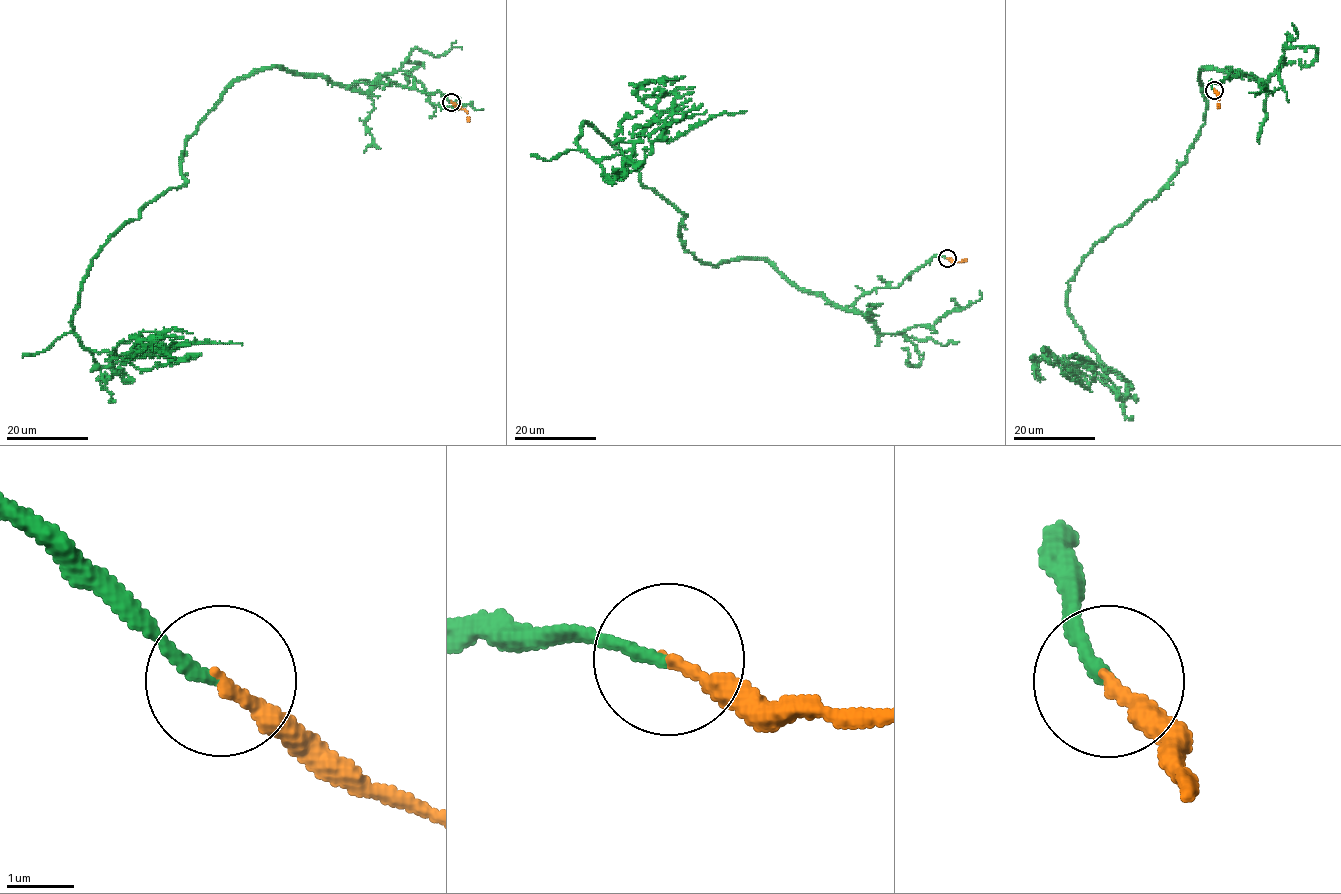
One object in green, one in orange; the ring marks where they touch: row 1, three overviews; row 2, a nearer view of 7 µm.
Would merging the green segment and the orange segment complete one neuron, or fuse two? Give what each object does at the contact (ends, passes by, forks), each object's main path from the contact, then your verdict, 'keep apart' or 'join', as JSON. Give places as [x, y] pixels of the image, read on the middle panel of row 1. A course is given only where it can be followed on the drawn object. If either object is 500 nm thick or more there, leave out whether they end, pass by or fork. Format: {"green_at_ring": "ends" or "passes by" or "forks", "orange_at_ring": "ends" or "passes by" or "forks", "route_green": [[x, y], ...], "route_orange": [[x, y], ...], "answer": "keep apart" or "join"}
{"green_at_ring": "ends", "orange_at_ring": "ends", "route_green": [[947, 257], [839, 307], [769, 261], [702, 263], [636, 165], [592, 124], [577, 145], [622, 178], [747, 110]], "route_orange": [[947, 257], [967, 260]], "answer": "join"}

